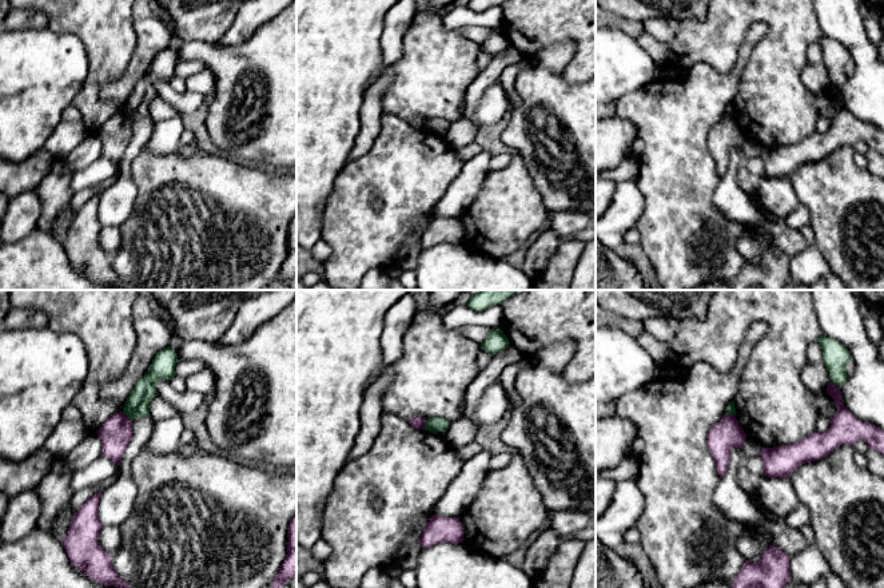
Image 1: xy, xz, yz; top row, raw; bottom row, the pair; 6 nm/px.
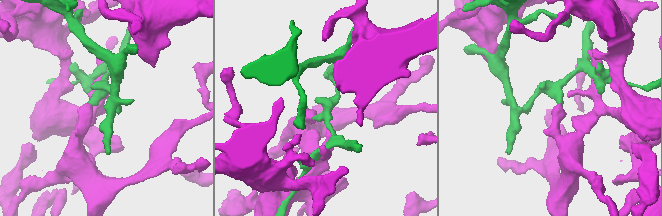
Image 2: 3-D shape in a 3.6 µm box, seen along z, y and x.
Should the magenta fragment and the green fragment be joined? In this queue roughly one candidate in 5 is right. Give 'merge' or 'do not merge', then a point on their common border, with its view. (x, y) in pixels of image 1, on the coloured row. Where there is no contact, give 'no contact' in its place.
do not merge; contact xy (126, 416)

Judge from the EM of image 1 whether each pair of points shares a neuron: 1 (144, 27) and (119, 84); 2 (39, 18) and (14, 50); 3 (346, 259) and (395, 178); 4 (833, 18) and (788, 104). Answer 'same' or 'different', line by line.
1: same
2: different
3: same
4: different

